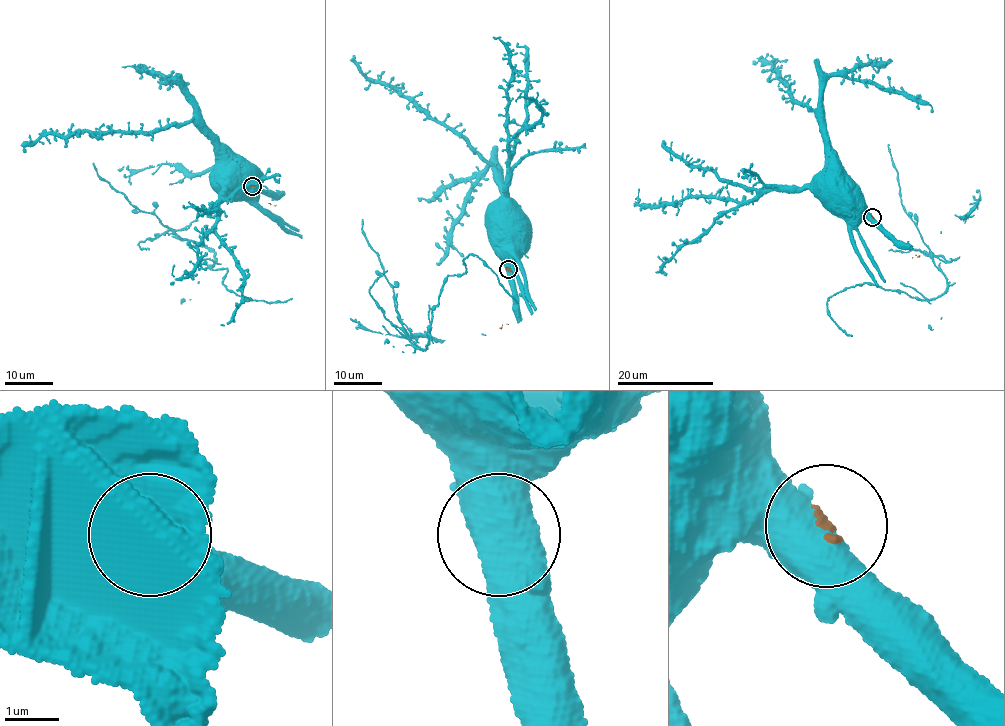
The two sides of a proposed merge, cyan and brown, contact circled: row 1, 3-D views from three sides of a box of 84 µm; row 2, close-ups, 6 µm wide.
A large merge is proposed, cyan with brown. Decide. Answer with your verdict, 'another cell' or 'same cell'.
another cell

